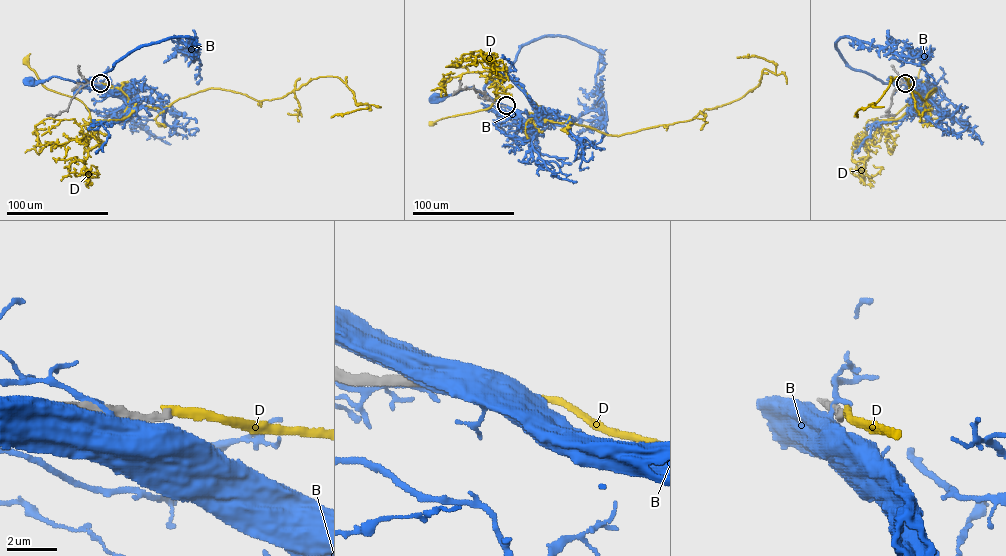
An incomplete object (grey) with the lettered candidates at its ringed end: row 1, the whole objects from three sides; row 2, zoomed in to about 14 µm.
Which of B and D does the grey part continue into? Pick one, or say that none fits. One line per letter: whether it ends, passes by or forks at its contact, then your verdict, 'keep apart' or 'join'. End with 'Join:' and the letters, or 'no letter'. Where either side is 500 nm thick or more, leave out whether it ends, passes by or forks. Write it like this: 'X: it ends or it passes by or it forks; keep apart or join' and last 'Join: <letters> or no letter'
B: keep apart
D: it ends; keep apart
Join: no letter

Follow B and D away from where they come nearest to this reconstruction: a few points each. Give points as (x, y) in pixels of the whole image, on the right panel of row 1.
B: (905, 84), (894, 84), (887, 79), (891, 76), (899, 80)
D: (906, 83), (912, 87), (915, 105), (900, 118), (878, 120), (878, 125), (907, 104), (916, 89), (924, 61)

